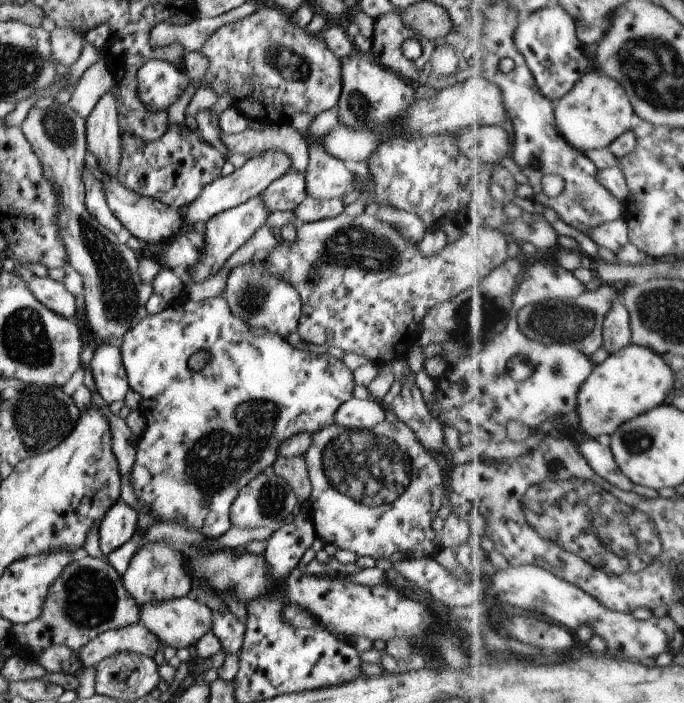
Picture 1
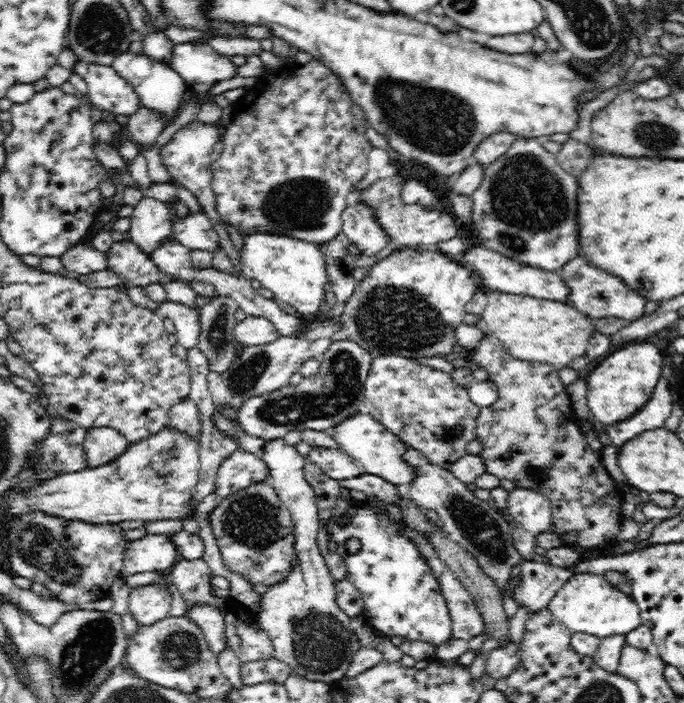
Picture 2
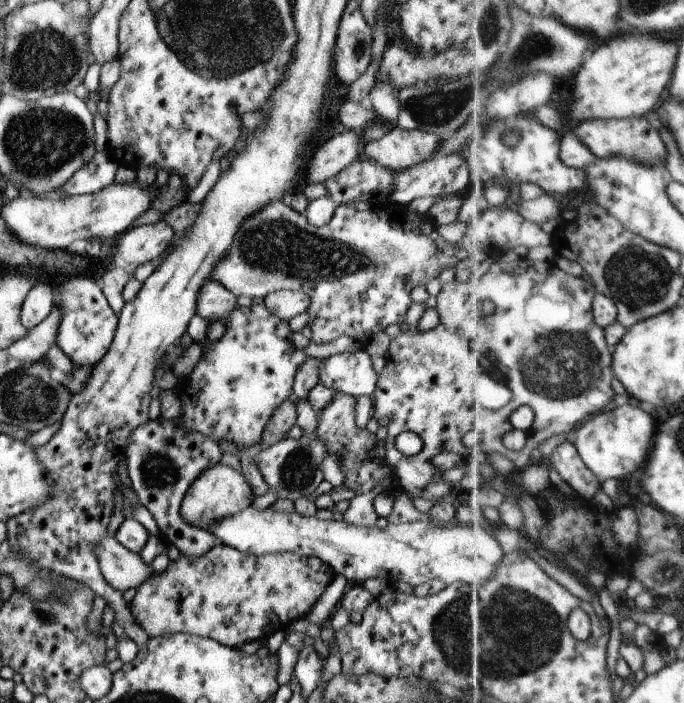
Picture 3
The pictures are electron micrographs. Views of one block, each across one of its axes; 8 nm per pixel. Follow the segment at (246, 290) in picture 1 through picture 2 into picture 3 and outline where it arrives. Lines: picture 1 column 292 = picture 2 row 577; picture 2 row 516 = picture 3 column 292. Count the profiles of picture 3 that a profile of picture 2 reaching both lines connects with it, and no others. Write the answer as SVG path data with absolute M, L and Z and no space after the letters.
M280 289L267 294L263 302L270 314L287 322L310 306L309 296L301 290Z

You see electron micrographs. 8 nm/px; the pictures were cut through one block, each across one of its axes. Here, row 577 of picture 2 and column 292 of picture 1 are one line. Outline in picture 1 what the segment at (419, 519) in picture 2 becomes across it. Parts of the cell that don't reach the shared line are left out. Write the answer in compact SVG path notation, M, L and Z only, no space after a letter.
M289 456L289 458L276 457L272 464L273 472L281 477L291 488L293 496L299 504L307 503L311 492L311 485L307 478L307 467L302 456Z

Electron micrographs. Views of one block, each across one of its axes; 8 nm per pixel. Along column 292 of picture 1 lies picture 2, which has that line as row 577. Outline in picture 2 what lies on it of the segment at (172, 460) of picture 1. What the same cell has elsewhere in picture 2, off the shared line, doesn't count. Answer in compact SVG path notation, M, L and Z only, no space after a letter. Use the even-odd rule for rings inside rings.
M364 503L350 505L350 510L342 521L336 522L333 518L326 524L327 530L332 534L332 540L338 544L337 553L344 559L347 566L347 579L360 591L364 603L364 615L373 631L384 632L388 636L402 636L406 640L423 640L436 645L453 638L452 621L446 601L439 588L438 579L432 574L430 565L420 555L418 547L408 541L396 526L377 512L369 510ZM356 538L360 543L357 552L351 553L346 548L346 542Z

